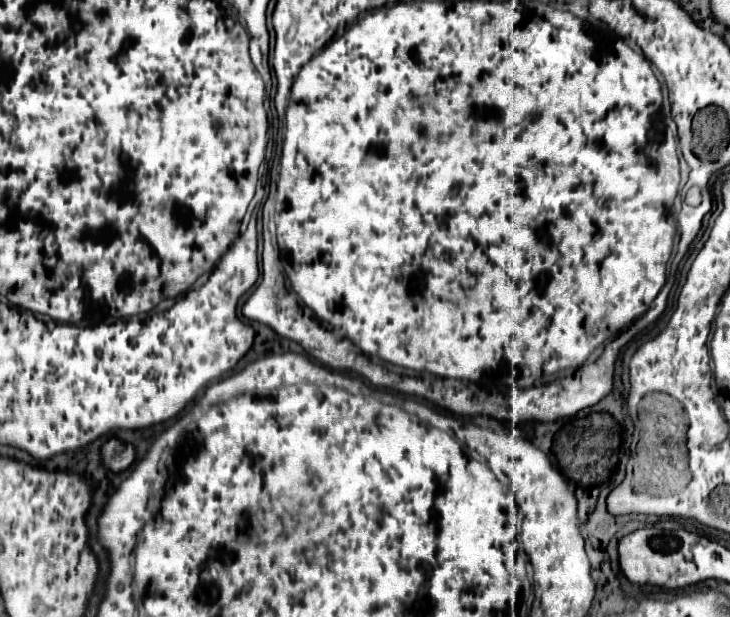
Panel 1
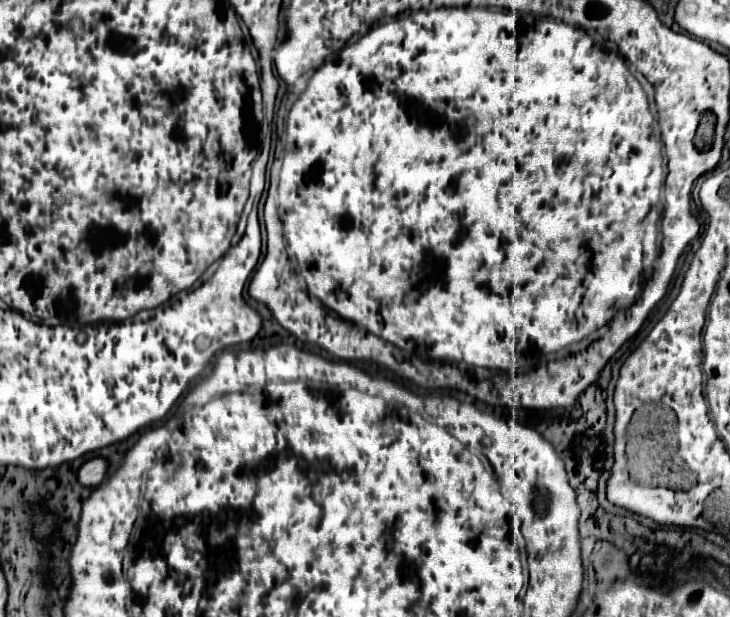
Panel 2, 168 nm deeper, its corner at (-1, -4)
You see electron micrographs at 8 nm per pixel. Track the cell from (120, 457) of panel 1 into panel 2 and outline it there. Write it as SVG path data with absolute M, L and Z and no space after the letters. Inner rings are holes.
M92 458L84 462L78 470L78 482L86 488L98 486L106 476L106 460L104 458Z

